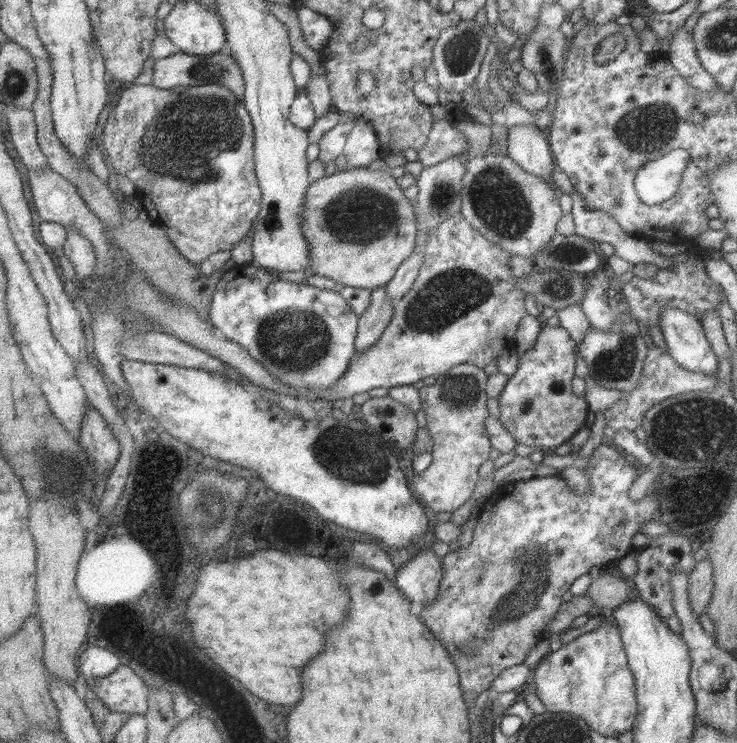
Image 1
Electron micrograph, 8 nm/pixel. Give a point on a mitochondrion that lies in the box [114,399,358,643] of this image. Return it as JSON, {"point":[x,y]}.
{"point":[214,501]}

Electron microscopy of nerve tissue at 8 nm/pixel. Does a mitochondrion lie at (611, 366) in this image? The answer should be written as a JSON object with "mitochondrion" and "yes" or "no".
{"mitochondrion":"yes"}

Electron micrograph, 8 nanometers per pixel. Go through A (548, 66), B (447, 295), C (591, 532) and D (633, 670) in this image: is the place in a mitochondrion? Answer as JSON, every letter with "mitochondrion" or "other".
{"A":"mitochondrion","B":"mitochondrion","C":"other","D":"other"}

